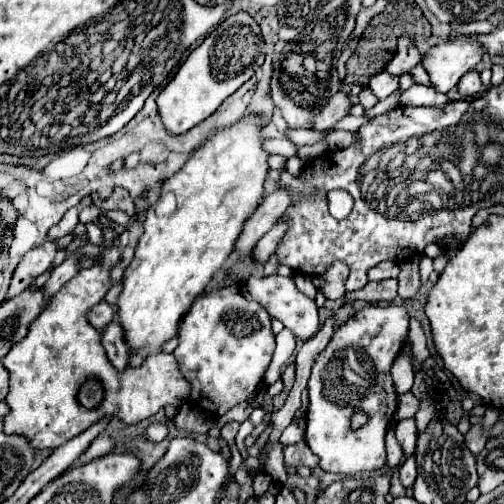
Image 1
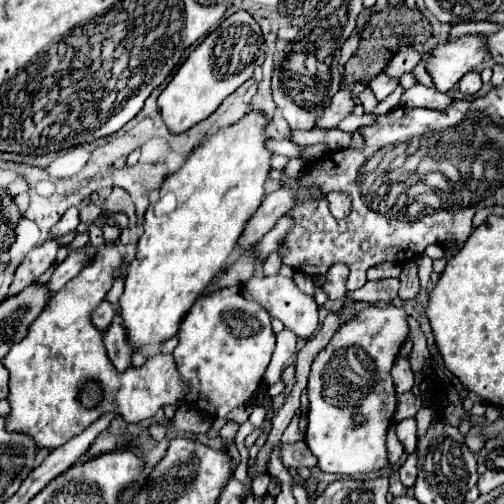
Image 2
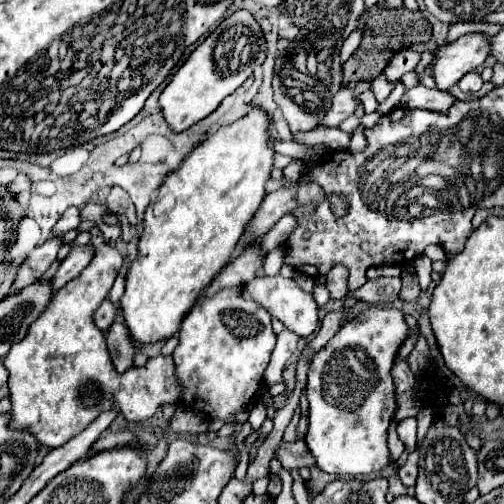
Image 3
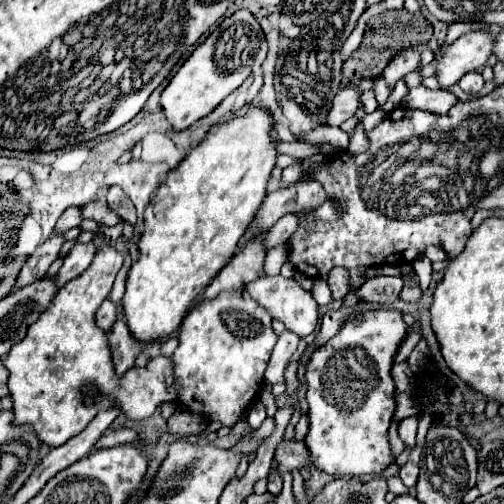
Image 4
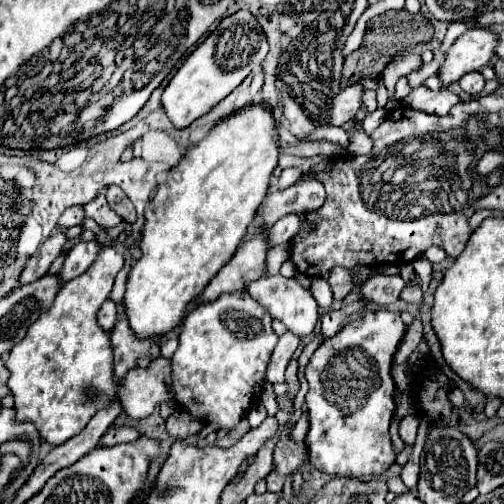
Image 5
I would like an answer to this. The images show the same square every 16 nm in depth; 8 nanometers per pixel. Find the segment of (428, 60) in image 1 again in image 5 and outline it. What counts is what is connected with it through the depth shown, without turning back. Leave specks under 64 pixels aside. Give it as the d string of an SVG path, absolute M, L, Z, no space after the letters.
M470 28L464 32L454 46L448 50L444 64L440 66L440 82L442 86L460 80L464 74L484 68L492 56L496 56L498 34L490 32L490 28Z

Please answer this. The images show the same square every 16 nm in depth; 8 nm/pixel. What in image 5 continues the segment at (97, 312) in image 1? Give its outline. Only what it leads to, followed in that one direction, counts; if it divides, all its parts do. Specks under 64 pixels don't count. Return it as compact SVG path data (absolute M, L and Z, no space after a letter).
M108 298L108 300L102 304L98 320L100 320L100 326L102 326L106 332L112 332L114 324L116 324L116 320L118 320L118 308L116 308L116 302L114 302L114 300Z

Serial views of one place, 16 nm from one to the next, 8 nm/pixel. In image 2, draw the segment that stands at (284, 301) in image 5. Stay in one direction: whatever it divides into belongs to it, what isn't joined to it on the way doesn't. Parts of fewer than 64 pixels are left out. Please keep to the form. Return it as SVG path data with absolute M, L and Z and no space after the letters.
M278 274L276 276L262 276L262 278L256 276L246 284L246 290L260 306L264 306L268 310L268 314L272 318L278 318L298 338L310 338L316 332L316 328L318 328L318 304L314 302L312 296L304 294L292 278L284 278Z

